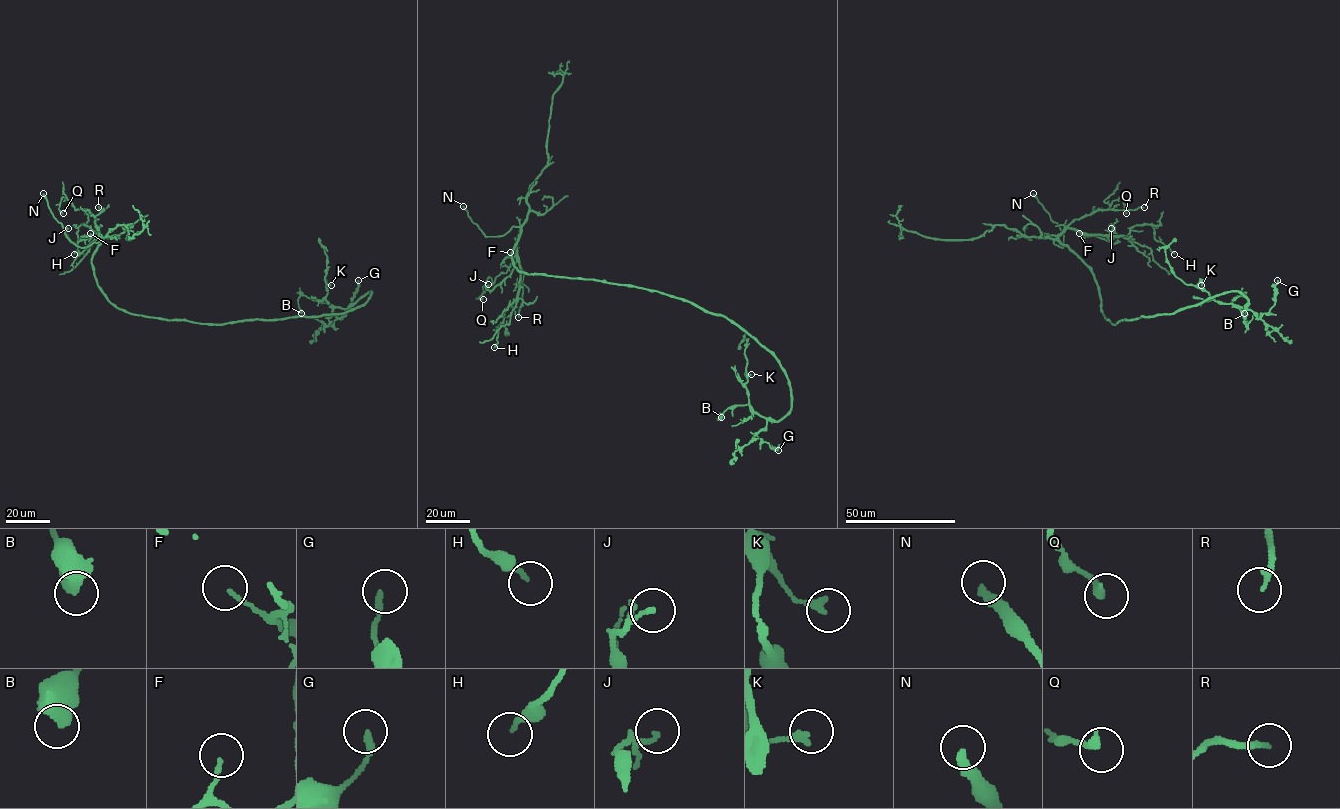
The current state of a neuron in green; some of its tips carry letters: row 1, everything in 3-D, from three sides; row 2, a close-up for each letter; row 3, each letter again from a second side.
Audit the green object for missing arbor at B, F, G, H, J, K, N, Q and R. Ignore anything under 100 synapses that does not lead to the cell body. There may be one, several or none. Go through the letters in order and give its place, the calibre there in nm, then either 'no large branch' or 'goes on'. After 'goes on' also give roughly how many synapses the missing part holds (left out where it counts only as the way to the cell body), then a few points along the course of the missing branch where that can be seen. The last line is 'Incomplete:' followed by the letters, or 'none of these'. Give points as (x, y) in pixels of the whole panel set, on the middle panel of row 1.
B: at (721, 417); 650 nm thick; no large branch
F: at (510, 252); 110 nm thick; no large branch
G: at (778, 450); 220 nm thick; no large branch
H: at (494, 347); 150 nm thick; no large branch
J: at (488, 284); 100 nm thick; no large branch
K: at (751, 374); 240 nm thick; no large branch
N: at (463, 206); 280 nm thick; goes on
Q: at (483, 299); 280 nm thick; no large branch
R: at (518, 317); 200 nm thick; no large branch
Incomplete: N

